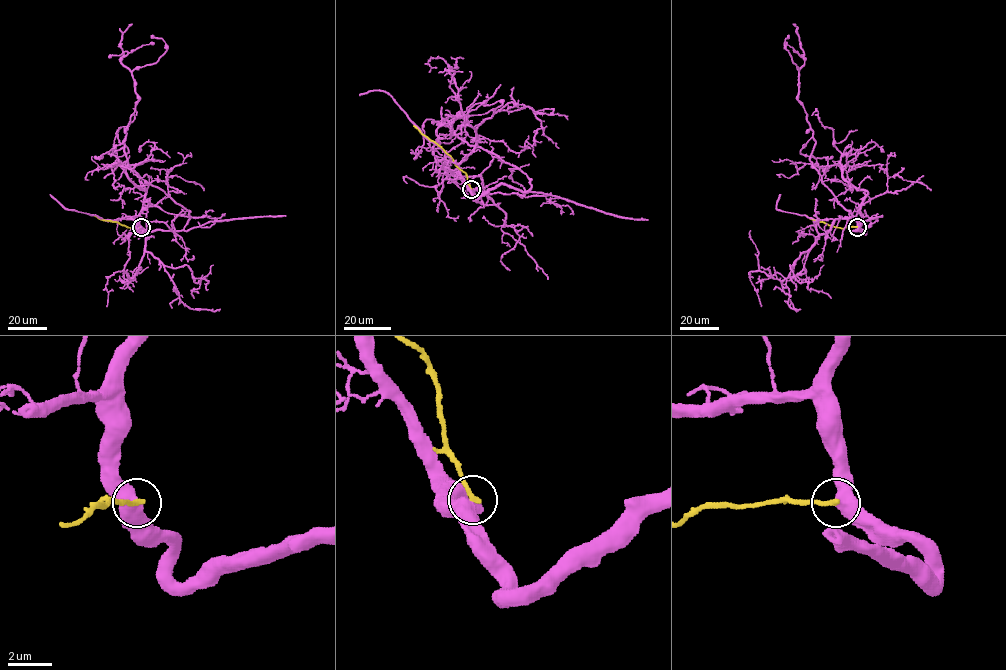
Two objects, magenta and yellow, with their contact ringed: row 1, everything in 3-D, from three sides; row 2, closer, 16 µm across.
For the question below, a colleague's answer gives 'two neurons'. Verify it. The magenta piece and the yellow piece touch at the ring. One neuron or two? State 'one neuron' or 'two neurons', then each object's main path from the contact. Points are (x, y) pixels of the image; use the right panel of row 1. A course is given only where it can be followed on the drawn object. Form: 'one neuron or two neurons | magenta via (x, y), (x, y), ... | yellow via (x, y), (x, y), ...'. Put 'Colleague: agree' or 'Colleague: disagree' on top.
Colleague: agree
two neurons | magenta via (857, 227), (865, 233), (853, 230), (860, 223), (810, 160), (815, 141), (798, 99), (788, 35) | yellow via (857, 227), (842, 229), (805, 214)

